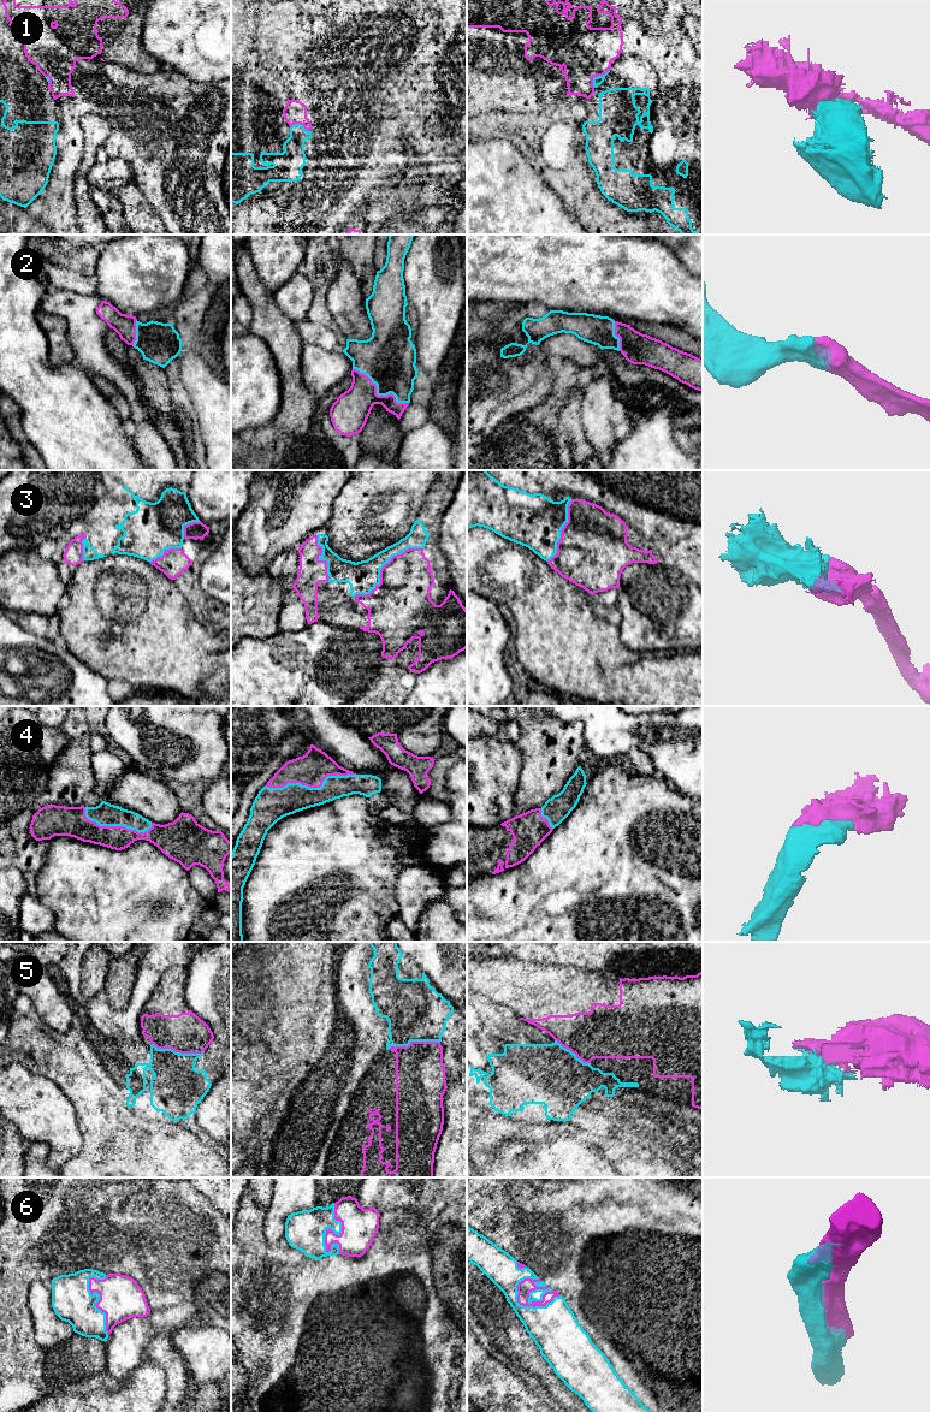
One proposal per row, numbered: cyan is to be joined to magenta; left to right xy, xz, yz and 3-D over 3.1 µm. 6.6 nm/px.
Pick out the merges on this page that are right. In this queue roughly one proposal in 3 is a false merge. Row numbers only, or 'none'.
2, 3, 4, 6

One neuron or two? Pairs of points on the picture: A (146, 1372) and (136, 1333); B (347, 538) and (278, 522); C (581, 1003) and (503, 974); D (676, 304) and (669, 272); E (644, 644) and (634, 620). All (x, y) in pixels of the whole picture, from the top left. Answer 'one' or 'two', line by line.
A: two
B: two
C: one
D: one
E: one

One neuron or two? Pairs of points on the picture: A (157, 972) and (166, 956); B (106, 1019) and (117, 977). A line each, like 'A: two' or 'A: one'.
A: one
B: one

